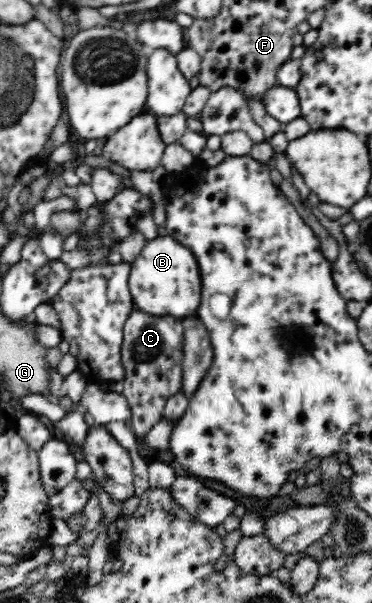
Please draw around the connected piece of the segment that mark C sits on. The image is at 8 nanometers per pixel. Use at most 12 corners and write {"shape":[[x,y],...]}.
{"shape":[[135,309],[122,395],[139,437],[182,390],[181,318]]}

